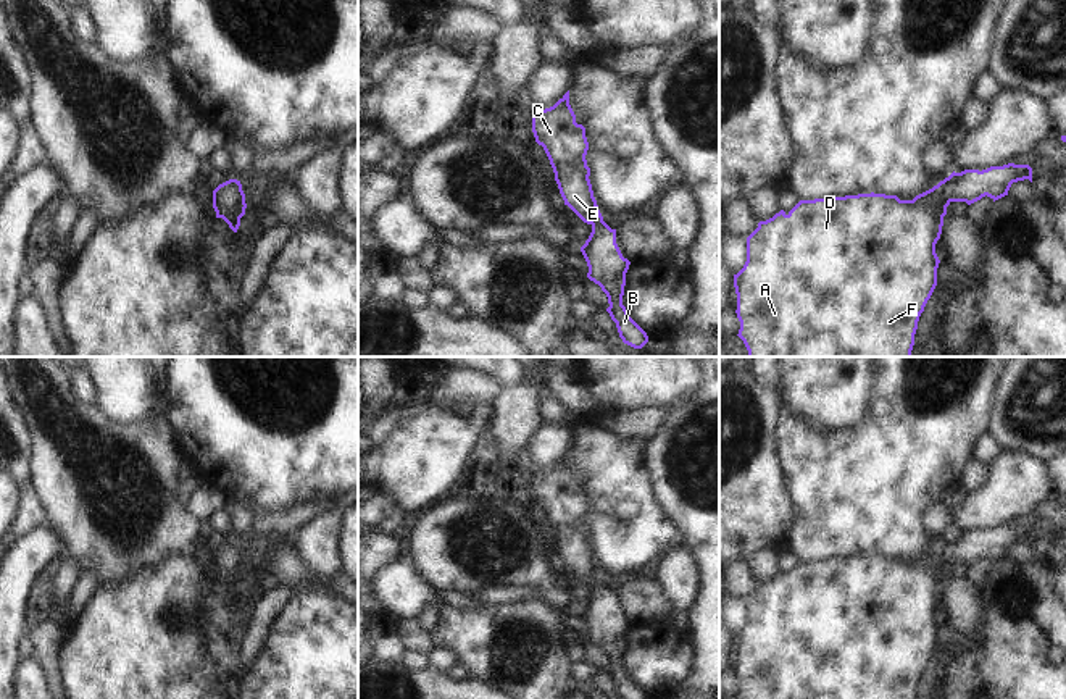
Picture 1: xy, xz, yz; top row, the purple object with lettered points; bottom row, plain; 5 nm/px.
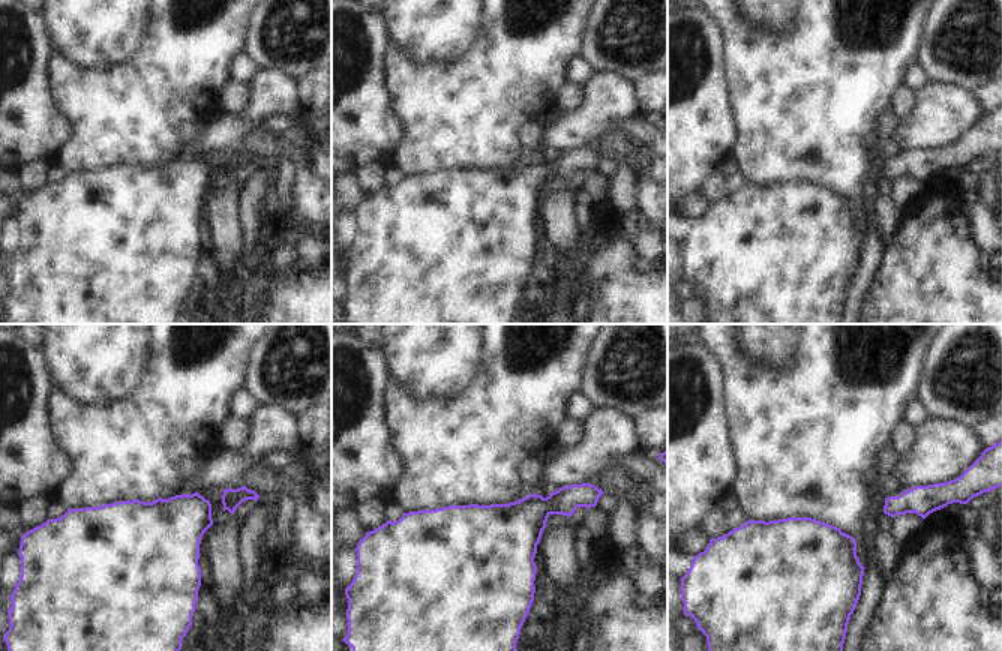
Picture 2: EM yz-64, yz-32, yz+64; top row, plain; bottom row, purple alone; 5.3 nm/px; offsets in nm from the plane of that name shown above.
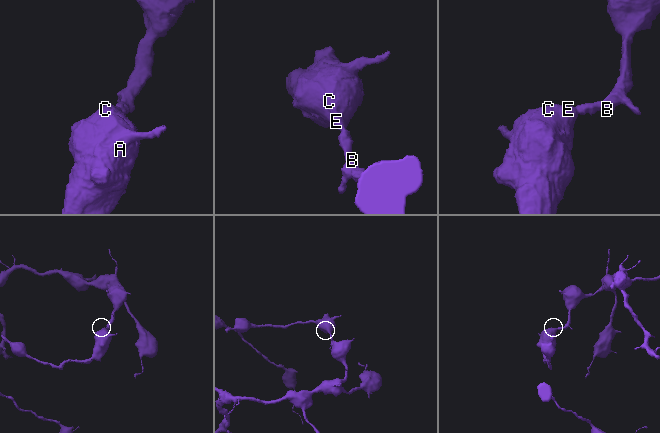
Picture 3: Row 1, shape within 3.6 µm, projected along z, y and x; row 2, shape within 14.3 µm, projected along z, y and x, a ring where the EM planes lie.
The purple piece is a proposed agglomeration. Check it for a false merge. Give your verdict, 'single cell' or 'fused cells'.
single cell

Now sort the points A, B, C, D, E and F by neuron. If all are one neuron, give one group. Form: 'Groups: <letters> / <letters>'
Groups: A B C D E F

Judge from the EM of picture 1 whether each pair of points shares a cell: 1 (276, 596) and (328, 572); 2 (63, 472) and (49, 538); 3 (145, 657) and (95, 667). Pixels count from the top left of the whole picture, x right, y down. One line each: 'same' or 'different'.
1: different
2: different
3: same

